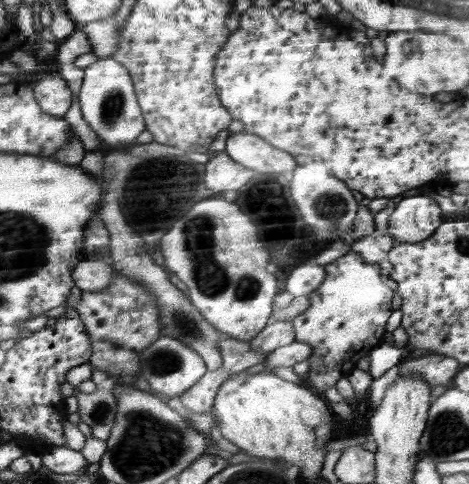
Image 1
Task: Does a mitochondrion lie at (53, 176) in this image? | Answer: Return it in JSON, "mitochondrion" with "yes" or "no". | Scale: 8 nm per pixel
{"mitochondrion":"no"}

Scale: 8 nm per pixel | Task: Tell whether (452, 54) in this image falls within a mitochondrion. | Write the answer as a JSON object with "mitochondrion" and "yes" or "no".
{"mitochondrion":"no"}

